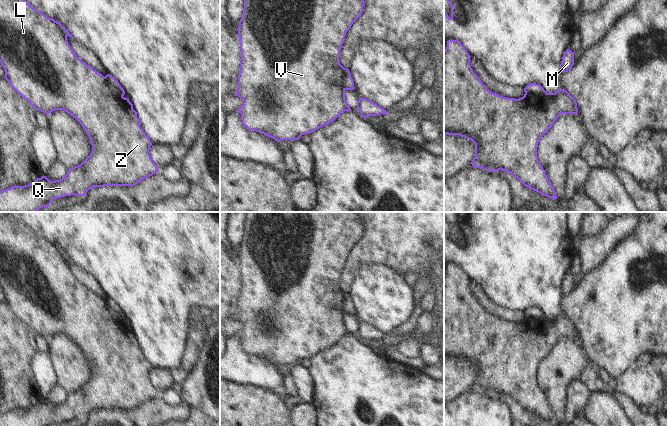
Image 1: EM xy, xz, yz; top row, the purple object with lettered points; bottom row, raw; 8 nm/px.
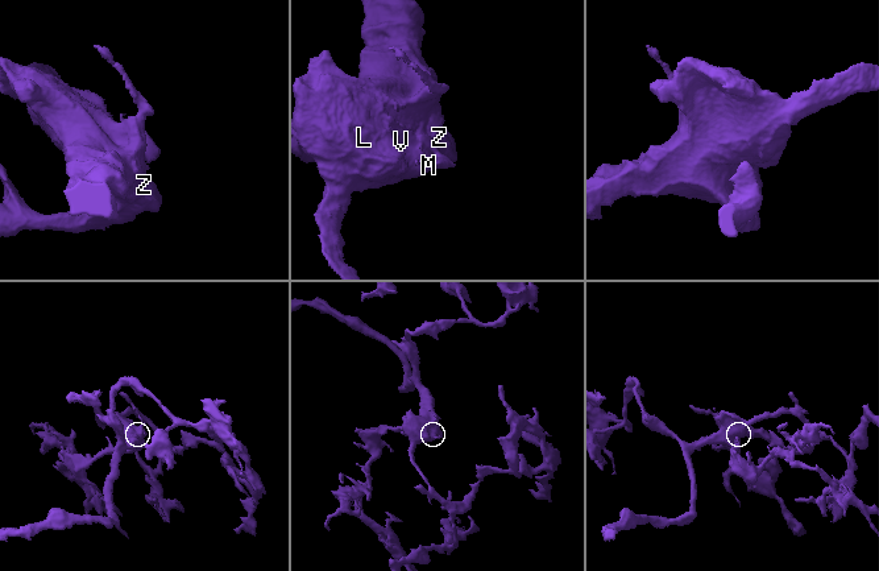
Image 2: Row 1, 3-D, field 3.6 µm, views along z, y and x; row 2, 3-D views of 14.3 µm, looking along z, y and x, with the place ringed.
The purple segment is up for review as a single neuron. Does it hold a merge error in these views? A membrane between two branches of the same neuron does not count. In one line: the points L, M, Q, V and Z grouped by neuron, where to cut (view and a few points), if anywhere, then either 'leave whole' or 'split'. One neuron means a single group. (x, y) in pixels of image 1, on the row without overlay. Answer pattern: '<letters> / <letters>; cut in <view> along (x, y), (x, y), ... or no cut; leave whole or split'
L Q V Z / M; cut in yz along (546, 316), (543, 320), (526, 320), (524, 318); split

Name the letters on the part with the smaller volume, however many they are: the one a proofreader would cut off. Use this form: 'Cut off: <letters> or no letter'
Cut off: M

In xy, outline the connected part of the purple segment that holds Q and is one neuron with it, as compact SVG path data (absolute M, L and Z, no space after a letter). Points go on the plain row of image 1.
M0 212L0 287L5 295L5 303L9 306L11 311L25 324L27 324L31 330L36 334L39 334L45 338L49 338L55 334L64 334L68 338L72 339L86 355L90 367L92 369L92 377L78 390L68 393L67 398L60 404L50 405L46 400L37 402L34 406L25 410L12 410L6 414L0 415L0 426L52 426L53 423L65 421L65 420L85 420L86 416L93 411L104 410L134 410L141 404L148 402L158 396L158 392L153 386L150 380L150 370L152 369L149 361L145 358L140 351L141 346L137 341L137 336L133 333L133 328L128 322L121 319L121 315L116 310L111 310L104 300L91 292L85 286L77 281L77 279L71 273L67 261L74 262L60 246L57 246L53 242L48 242L40 235L33 232L29 227L19 220L16 220L10 212Z

